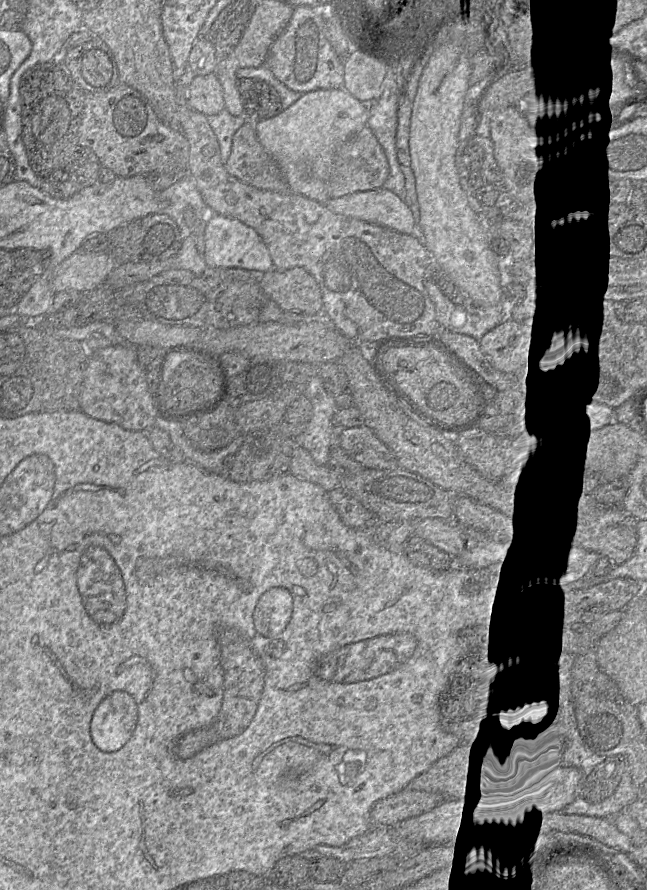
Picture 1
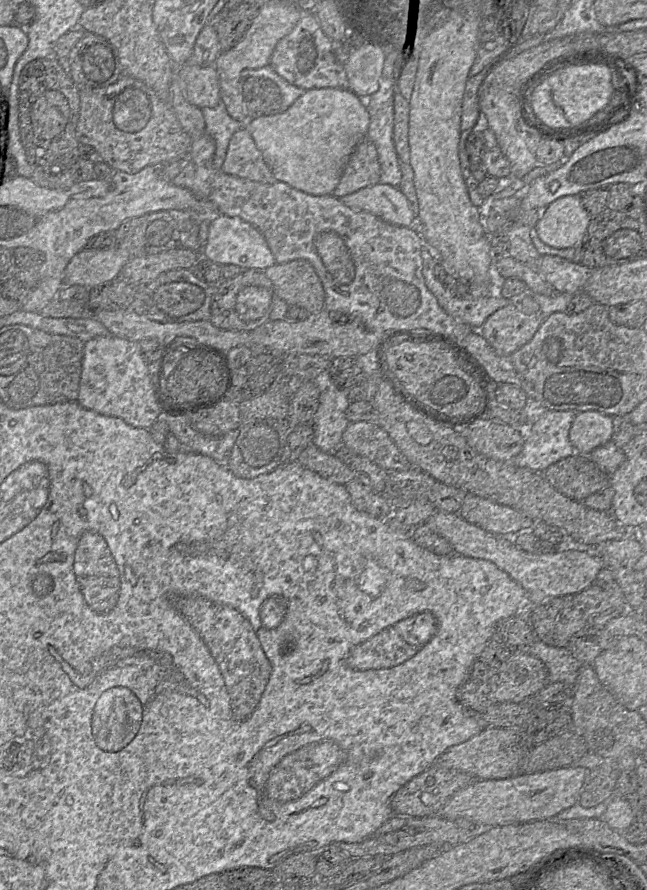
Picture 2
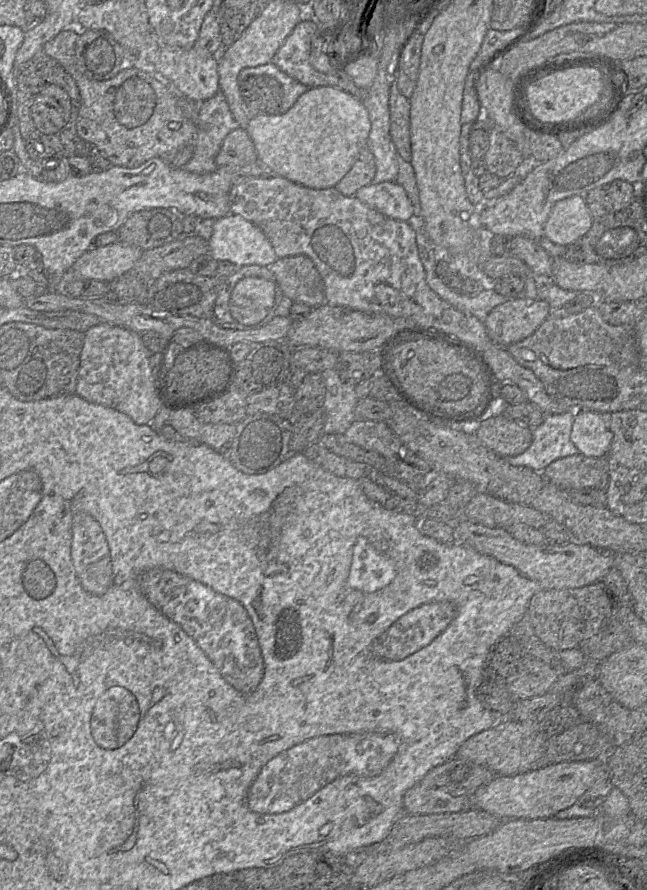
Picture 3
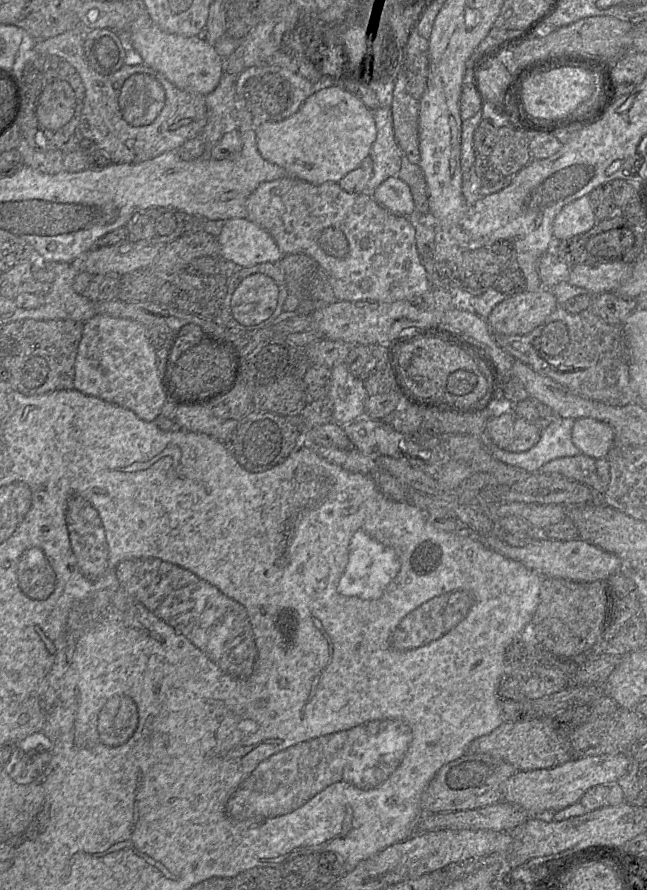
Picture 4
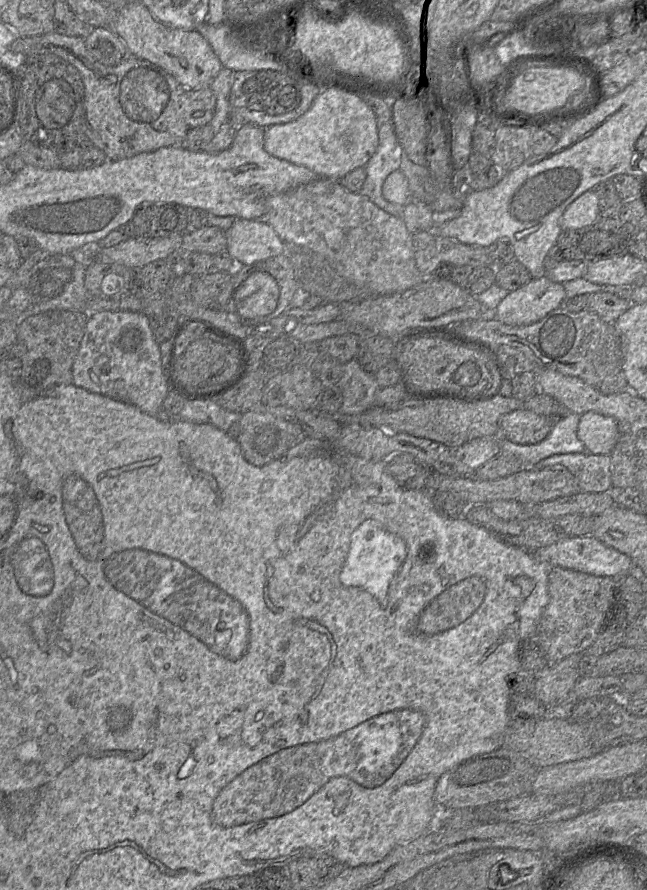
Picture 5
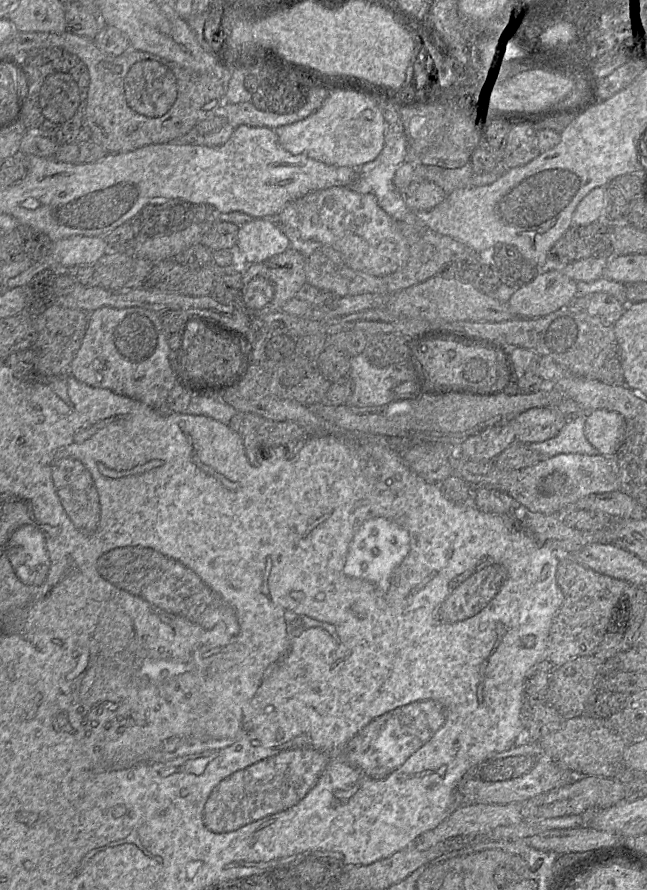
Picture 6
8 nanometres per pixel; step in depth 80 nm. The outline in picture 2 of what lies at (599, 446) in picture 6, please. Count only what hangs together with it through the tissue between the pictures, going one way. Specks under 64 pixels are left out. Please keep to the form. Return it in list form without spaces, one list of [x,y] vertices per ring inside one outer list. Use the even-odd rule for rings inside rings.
[[[577,412],[569,431],[569,440],[579,455],[588,455],[611,440],[613,417],[596,412]]]

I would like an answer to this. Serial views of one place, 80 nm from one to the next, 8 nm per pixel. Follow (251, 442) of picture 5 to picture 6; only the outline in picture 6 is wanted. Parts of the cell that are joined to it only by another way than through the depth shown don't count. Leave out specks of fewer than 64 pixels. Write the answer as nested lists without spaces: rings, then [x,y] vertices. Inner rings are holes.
[[[244,413],[238,433],[242,437],[246,456],[254,466],[261,464],[265,451],[270,447],[297,441],[309,435],[293,421],[274,421],[255,413]]]

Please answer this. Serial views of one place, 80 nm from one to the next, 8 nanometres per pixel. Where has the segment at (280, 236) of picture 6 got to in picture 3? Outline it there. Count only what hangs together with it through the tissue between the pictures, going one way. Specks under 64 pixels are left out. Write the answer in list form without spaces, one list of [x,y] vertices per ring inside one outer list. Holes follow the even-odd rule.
[[[231,213],[215,220],[207,254],[240,268],[247,265],[267,267],[278,259],[271,242],[257,225]]]

